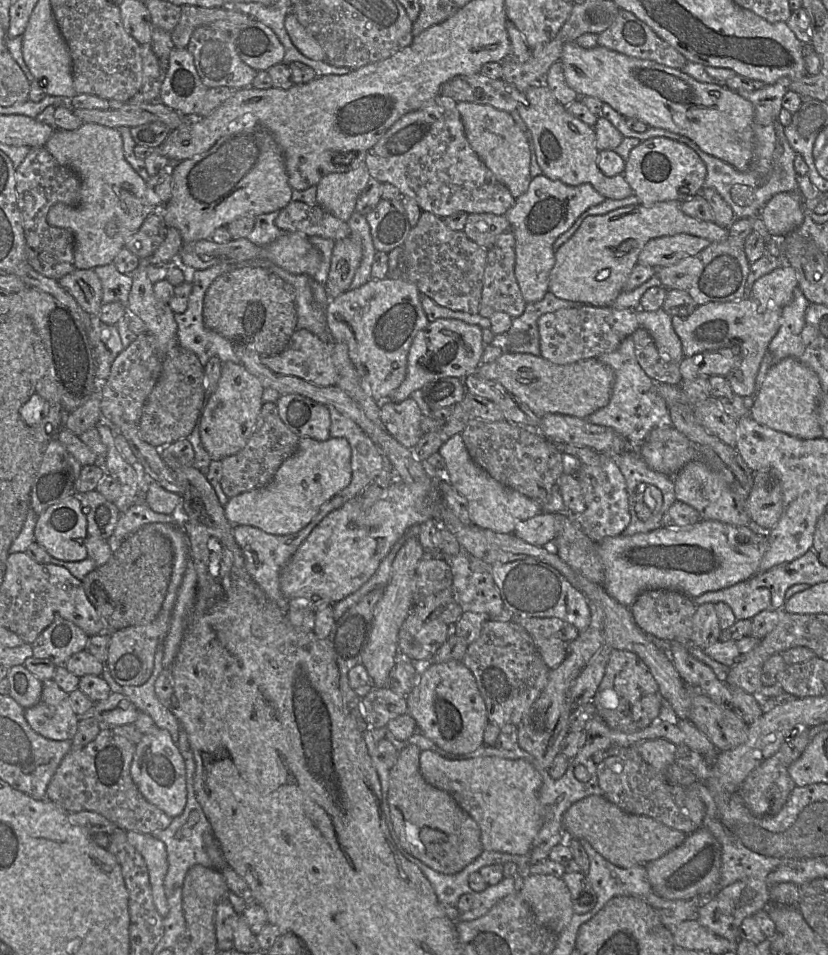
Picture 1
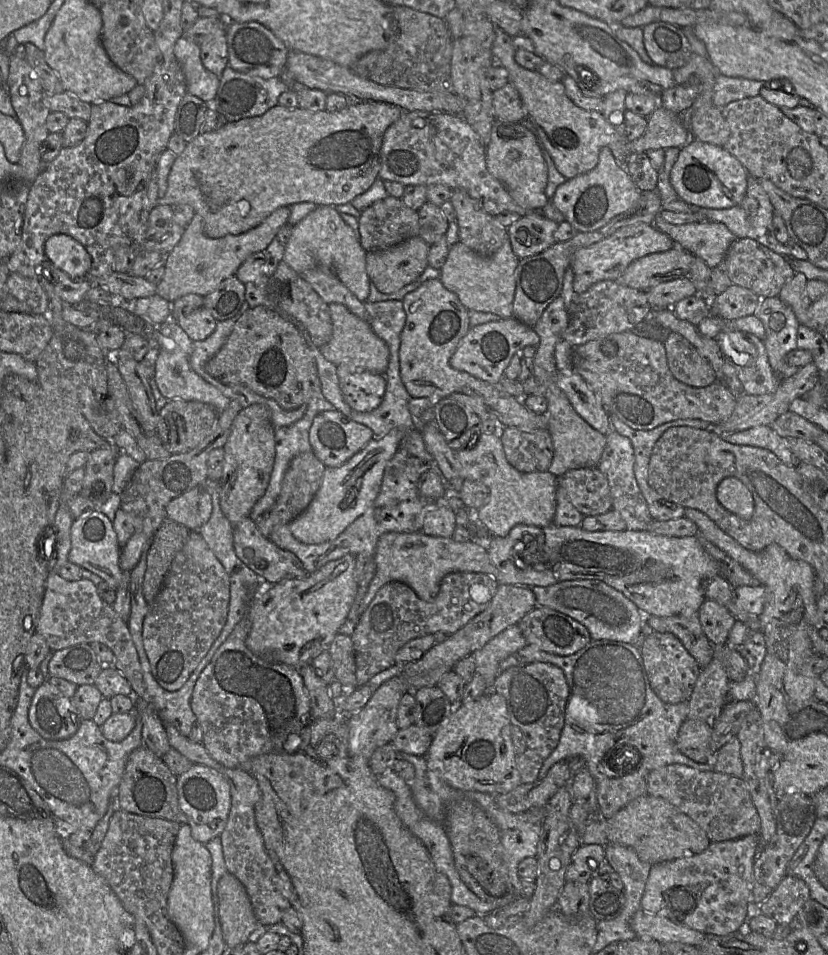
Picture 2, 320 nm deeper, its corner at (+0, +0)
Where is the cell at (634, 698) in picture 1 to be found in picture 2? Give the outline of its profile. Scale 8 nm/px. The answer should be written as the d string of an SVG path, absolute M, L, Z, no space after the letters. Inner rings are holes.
M648 631L638 645L650 686L658 698L667 704L687 701L691 696L701 667L683 646L682 642L671 633Z

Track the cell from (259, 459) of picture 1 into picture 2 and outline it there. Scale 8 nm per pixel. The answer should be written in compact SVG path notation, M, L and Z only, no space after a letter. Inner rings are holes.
M313 452L301 453L292 459L284 474L281 490L274 505L253 520L263 536L269 537L274 528L289 524L307 509L321 485L325 470L326 466Z

